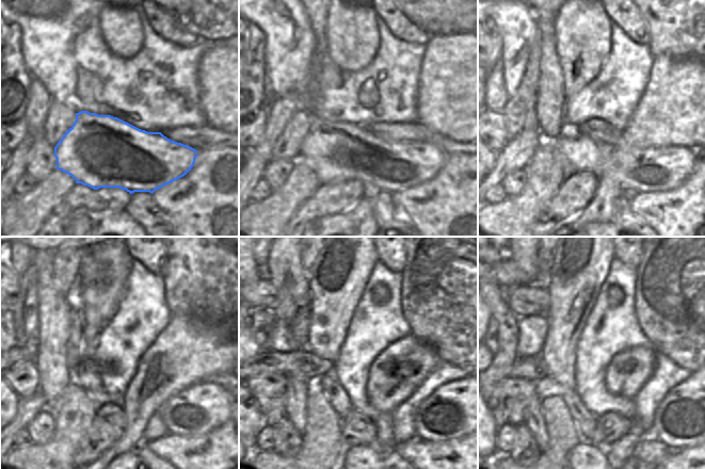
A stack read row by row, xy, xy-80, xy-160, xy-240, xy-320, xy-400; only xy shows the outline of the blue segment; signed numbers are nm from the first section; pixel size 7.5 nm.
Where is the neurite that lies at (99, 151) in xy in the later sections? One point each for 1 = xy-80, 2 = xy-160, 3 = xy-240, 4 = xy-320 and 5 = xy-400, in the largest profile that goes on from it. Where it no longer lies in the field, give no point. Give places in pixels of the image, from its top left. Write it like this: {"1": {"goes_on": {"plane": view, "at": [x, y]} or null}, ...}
{"1": {"goes_on": {"plane": "xy-80", "at": [336, 150]}}, "2": {"goes_on": {"plane": "xy-160", "at": [655, 168]}}, "3": {"goes_on": {"plane": "xy-240", "at": [197, 409]}}, "4": {"goes_on": {"plane": "xy-320", "at": [454, 409]}}, "5": {"goes_on": {"plane": "xy-400", "at": [694, 411]}}}

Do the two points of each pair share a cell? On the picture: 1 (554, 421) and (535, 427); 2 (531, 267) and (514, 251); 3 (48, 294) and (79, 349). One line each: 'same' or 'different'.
1: different
2: same
3: different

